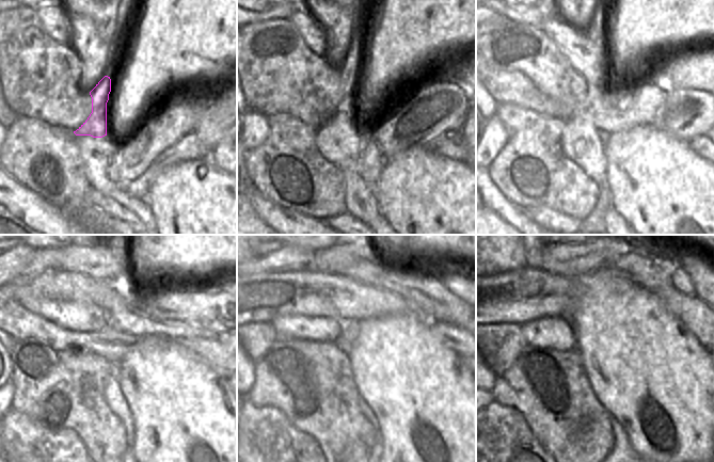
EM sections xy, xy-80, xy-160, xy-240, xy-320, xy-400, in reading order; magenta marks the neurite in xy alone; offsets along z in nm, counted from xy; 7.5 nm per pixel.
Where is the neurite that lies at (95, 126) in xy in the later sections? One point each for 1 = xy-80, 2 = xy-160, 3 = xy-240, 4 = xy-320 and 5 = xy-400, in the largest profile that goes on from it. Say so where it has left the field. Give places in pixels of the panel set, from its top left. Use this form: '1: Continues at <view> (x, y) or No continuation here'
1: Continues at xy-80 (338, 140)
2: Continues at xy-160 (581, 142)
3: Continues at xy-240 (113, 395)
4: Continues at xy-320 (366, 410)
5: Continues at xy-400 (613, 420).

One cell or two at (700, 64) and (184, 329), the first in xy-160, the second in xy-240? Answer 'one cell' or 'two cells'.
two cells

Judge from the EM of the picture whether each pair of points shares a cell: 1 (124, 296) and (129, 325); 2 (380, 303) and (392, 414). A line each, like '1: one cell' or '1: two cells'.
1: two cells
2: two cells

